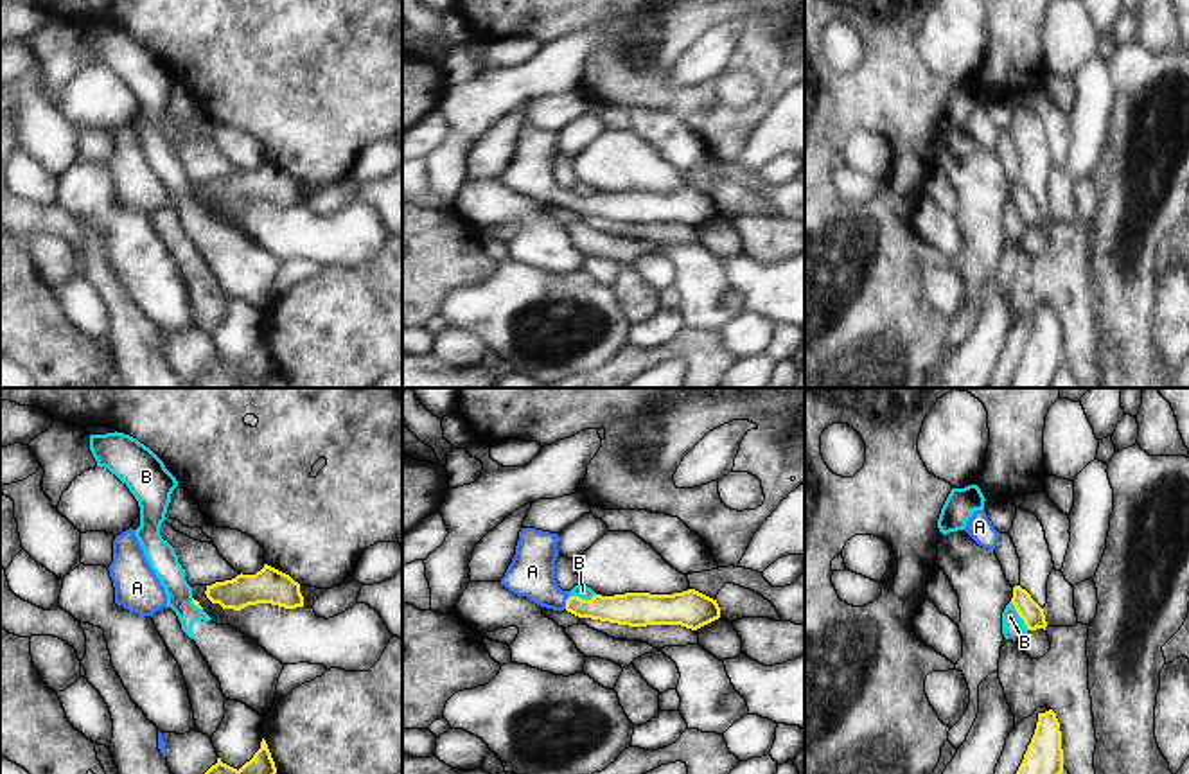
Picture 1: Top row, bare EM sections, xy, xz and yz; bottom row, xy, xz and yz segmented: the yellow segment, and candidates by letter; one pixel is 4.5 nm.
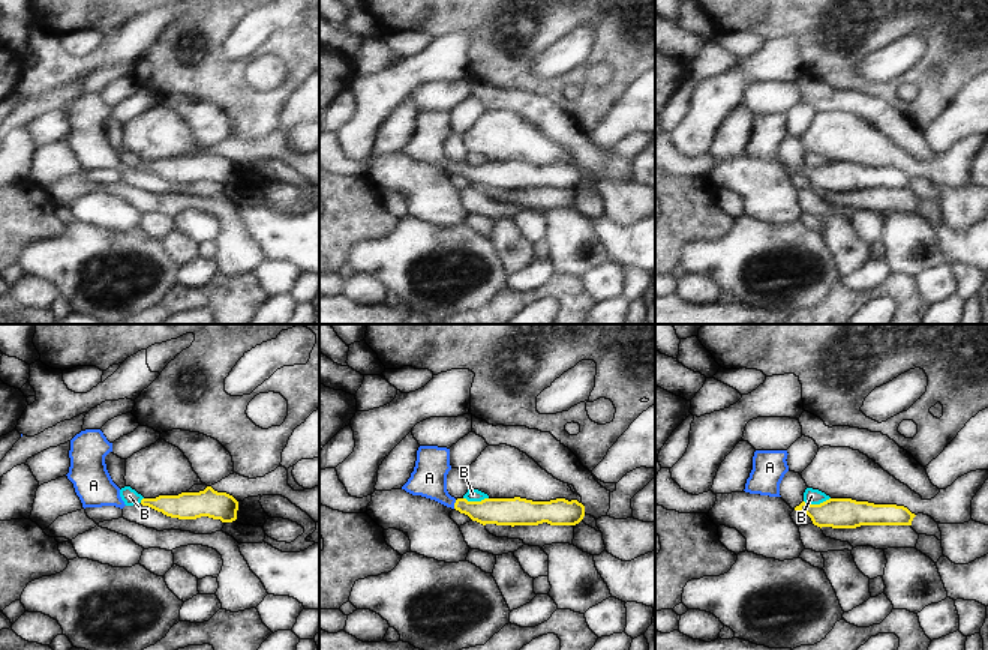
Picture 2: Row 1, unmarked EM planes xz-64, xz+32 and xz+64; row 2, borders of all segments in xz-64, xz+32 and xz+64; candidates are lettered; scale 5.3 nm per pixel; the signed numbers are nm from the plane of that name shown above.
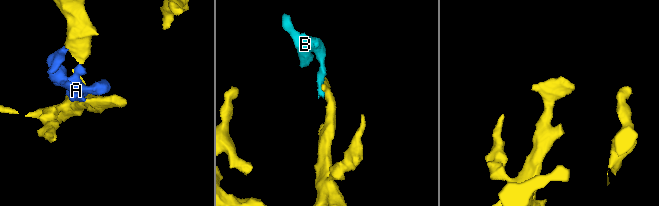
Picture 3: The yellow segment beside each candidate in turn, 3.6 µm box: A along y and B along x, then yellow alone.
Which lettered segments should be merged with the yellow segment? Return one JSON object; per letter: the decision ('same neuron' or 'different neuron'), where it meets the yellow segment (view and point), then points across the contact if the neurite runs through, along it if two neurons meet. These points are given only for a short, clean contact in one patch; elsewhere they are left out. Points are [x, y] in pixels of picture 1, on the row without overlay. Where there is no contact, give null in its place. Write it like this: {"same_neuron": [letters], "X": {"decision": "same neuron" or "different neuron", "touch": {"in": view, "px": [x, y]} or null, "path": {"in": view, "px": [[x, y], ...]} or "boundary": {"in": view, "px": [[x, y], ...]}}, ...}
{"same_neuron": ["A"], "A": {"decision": "same neuron", "touch": {"in": "xz", "px": [566, 200]}, "path": {"in": "xz", "px": [[620, 207], [579, 205], [566, 200], [532, 169]]}}, "B": {"decision": "different neuron", "touch": {"in": "yz", "px": [1019, 212]}, "boundary": {"in": "yz", "px": [[1010, 200], [1028, 227]]}}}

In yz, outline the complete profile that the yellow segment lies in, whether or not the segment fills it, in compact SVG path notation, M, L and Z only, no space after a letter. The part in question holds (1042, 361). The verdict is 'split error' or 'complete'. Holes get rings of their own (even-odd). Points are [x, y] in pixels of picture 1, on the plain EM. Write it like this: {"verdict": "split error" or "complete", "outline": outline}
{"verdict": "complete", "outline": "M1052 307L1038 311L1038 320L1011 388L1052 388L1063 370L1061 329Z"}

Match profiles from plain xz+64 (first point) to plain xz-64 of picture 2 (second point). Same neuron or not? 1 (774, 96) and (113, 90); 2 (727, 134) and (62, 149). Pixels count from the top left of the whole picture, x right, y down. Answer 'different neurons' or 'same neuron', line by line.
1: same neuron
2: different neurons

